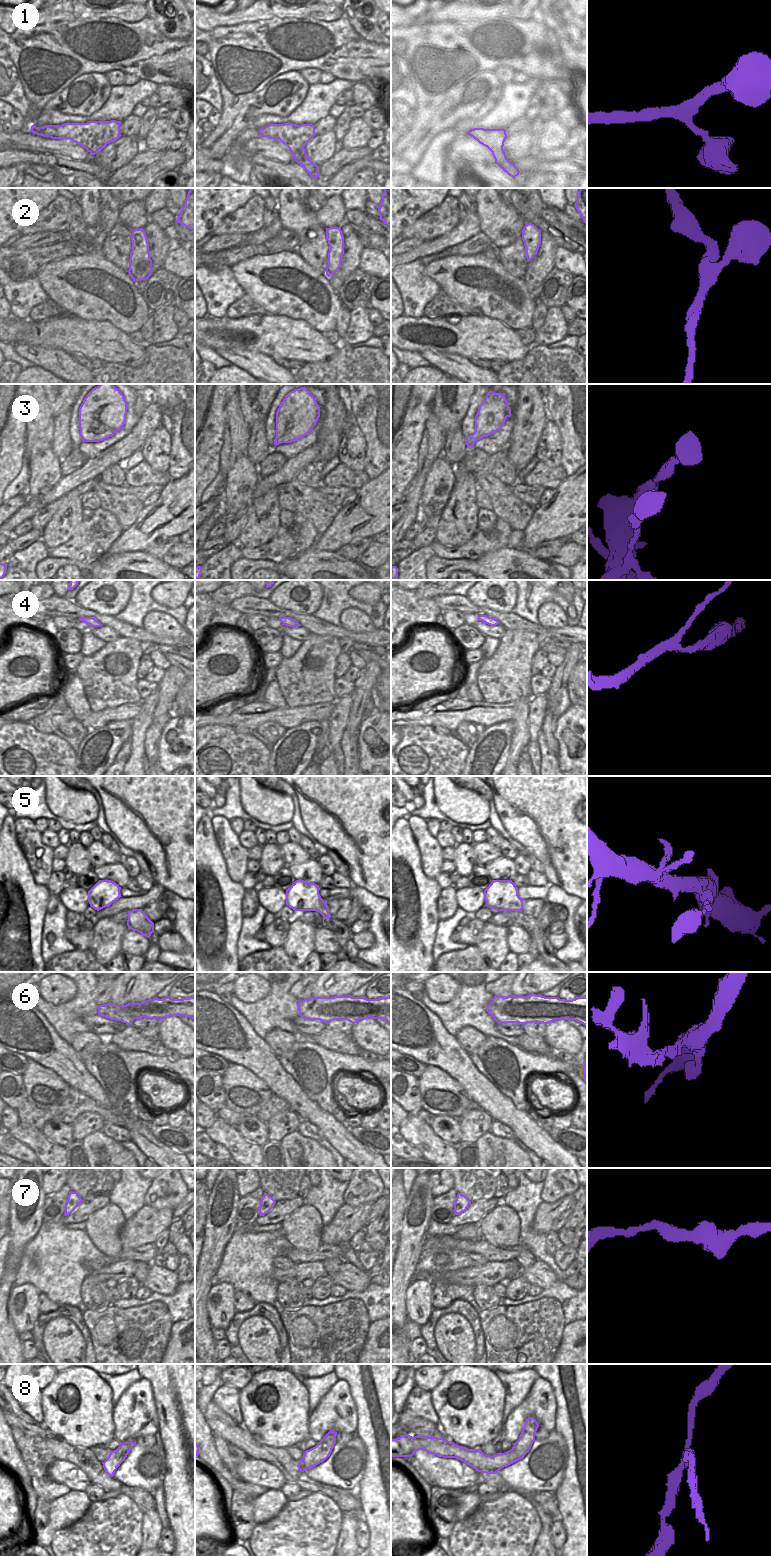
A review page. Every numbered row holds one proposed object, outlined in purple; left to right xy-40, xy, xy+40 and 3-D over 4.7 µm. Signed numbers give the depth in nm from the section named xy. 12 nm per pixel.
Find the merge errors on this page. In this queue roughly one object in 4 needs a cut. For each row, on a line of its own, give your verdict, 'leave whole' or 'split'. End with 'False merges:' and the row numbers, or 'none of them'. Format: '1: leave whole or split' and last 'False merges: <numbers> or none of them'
1: leave whole
2: leave whole
3: leave whole
4: leave whole
5: leave whole
6: split
7: leave whole
8: split
False merges: 6, 8

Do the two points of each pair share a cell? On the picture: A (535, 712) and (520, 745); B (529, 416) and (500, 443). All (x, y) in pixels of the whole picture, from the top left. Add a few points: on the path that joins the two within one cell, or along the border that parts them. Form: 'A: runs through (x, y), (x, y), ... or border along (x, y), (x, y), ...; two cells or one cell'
A: border along (530, 705), (528, 712), (529, 741); two cells
B: border along (515, 411), (510, 440), (505, 447); two cells

